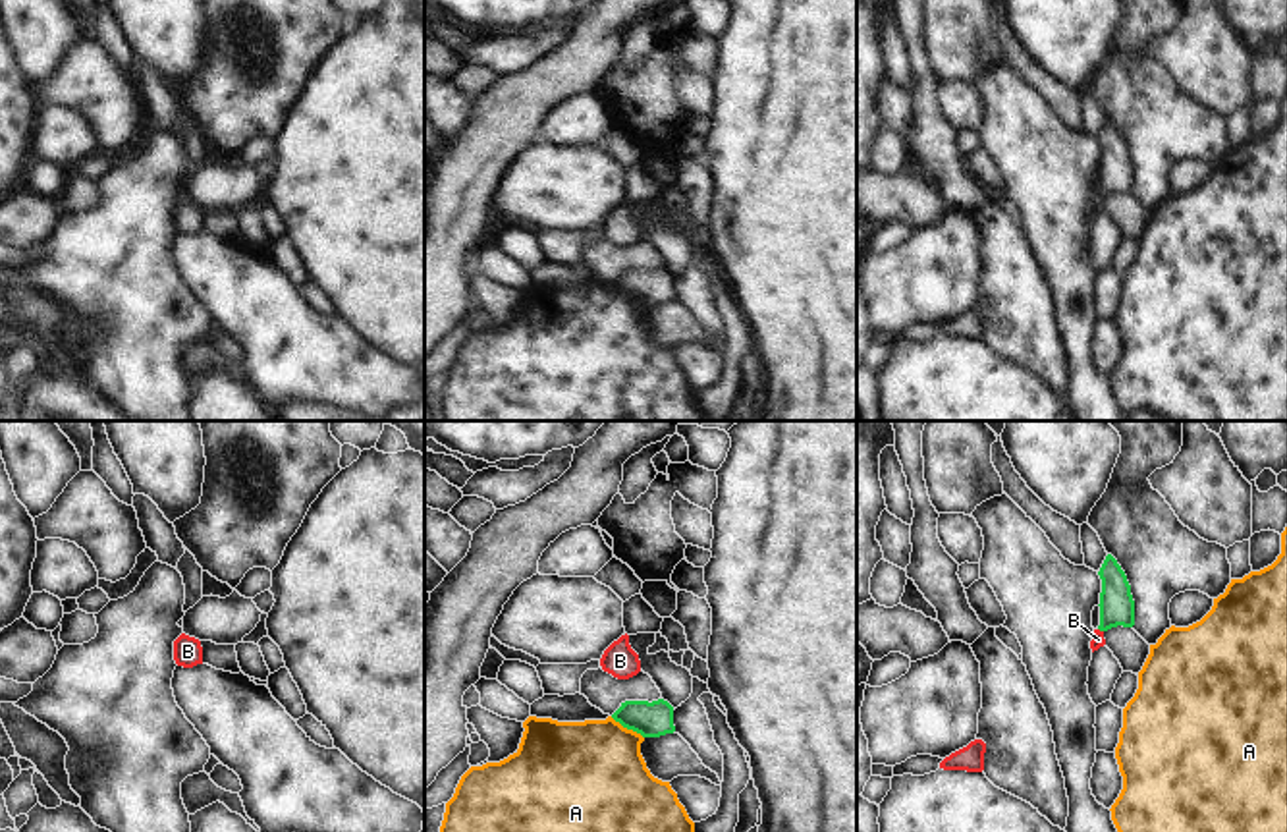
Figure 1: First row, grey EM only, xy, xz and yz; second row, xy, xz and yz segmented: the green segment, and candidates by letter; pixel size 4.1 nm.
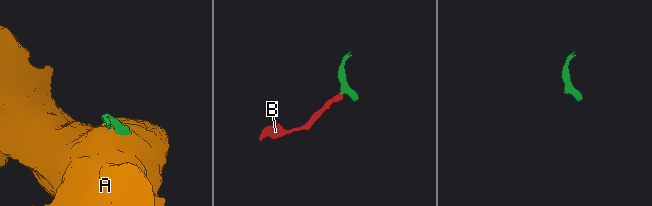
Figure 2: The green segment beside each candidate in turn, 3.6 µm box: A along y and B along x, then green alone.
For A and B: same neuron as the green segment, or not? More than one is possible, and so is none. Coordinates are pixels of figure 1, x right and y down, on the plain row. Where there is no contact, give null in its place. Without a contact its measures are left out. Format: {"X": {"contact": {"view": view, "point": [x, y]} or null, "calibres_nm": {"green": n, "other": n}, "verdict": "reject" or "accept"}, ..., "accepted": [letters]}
{"A": {"contact": {"view": "xz", "point": [628, 296]}, "calibres_nm": {"green": 150, "other": 460}, "verdict": "reject"}, "B": {"contact": {"view": "yz", "point": [1100, 197]}, "calibres_nm": {"green": 140, "other": 50}, "verdict": "accept"}, "accepted": ["B"]}

